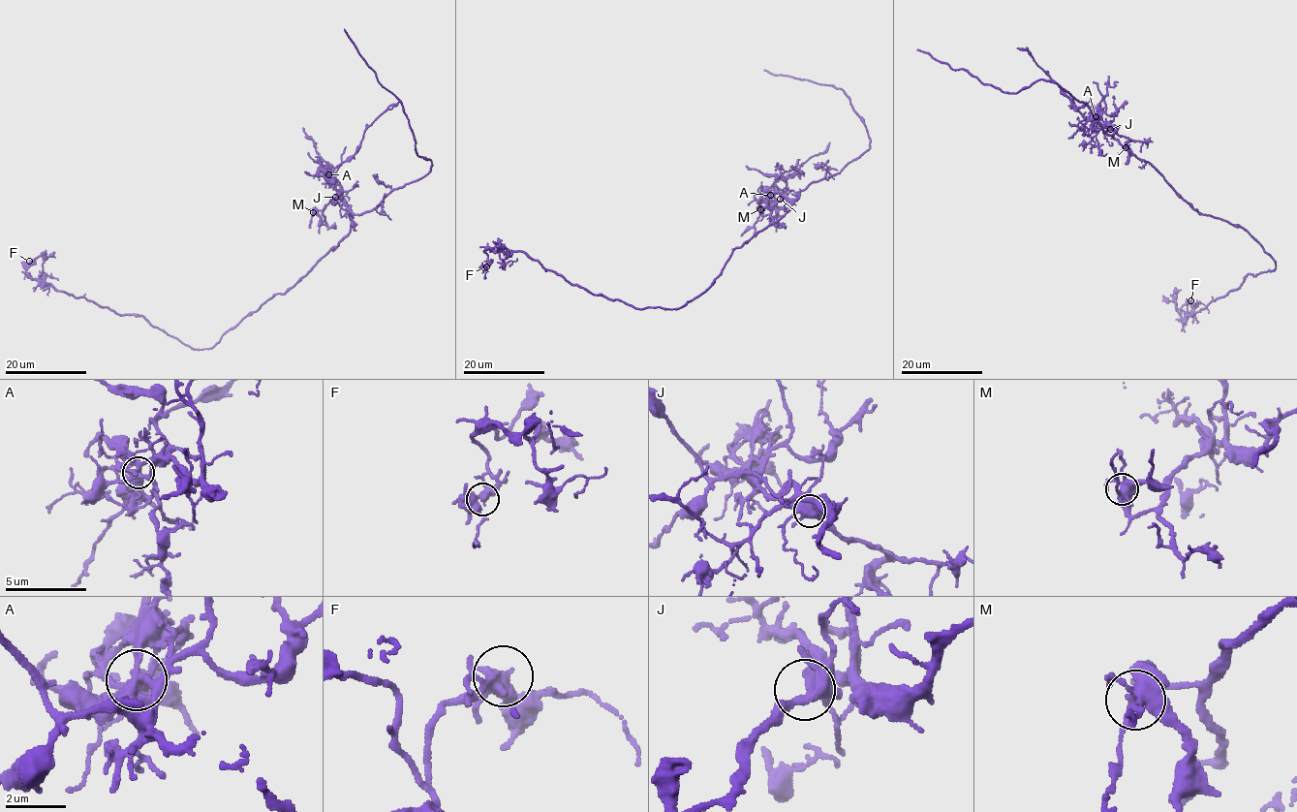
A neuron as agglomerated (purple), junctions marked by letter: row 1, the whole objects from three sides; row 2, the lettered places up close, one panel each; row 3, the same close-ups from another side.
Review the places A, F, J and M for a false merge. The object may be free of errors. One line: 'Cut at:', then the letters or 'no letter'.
Cut at: no letter

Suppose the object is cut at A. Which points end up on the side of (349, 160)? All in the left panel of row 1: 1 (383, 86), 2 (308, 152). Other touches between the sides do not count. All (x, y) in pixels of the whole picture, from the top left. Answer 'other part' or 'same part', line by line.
1: other part
2: other part

